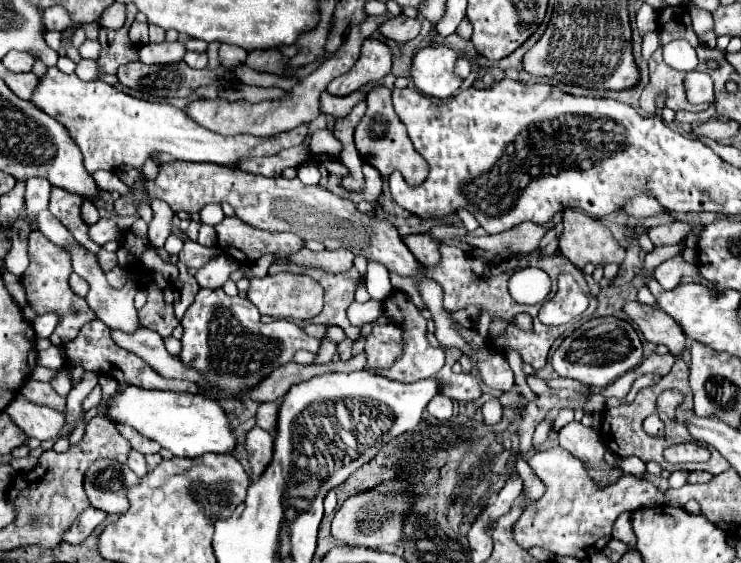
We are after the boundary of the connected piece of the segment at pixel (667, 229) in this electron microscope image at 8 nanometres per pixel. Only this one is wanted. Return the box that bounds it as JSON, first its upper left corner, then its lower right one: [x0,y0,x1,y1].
[647,221,699,247]

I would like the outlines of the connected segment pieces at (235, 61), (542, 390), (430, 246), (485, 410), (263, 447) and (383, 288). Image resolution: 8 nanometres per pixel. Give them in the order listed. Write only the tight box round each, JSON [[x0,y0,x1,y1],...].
[[219,43,247,69],[527,377,551,395],[403,233,439,267],[482,399,502,425],[245,427,273,479],[365,261,393,301]]

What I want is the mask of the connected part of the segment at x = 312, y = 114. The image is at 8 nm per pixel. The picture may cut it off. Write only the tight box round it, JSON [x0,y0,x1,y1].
[185,13,393,137]

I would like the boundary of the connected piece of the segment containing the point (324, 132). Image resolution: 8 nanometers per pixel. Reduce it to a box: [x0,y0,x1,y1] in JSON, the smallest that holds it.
[309,129,341,159]

